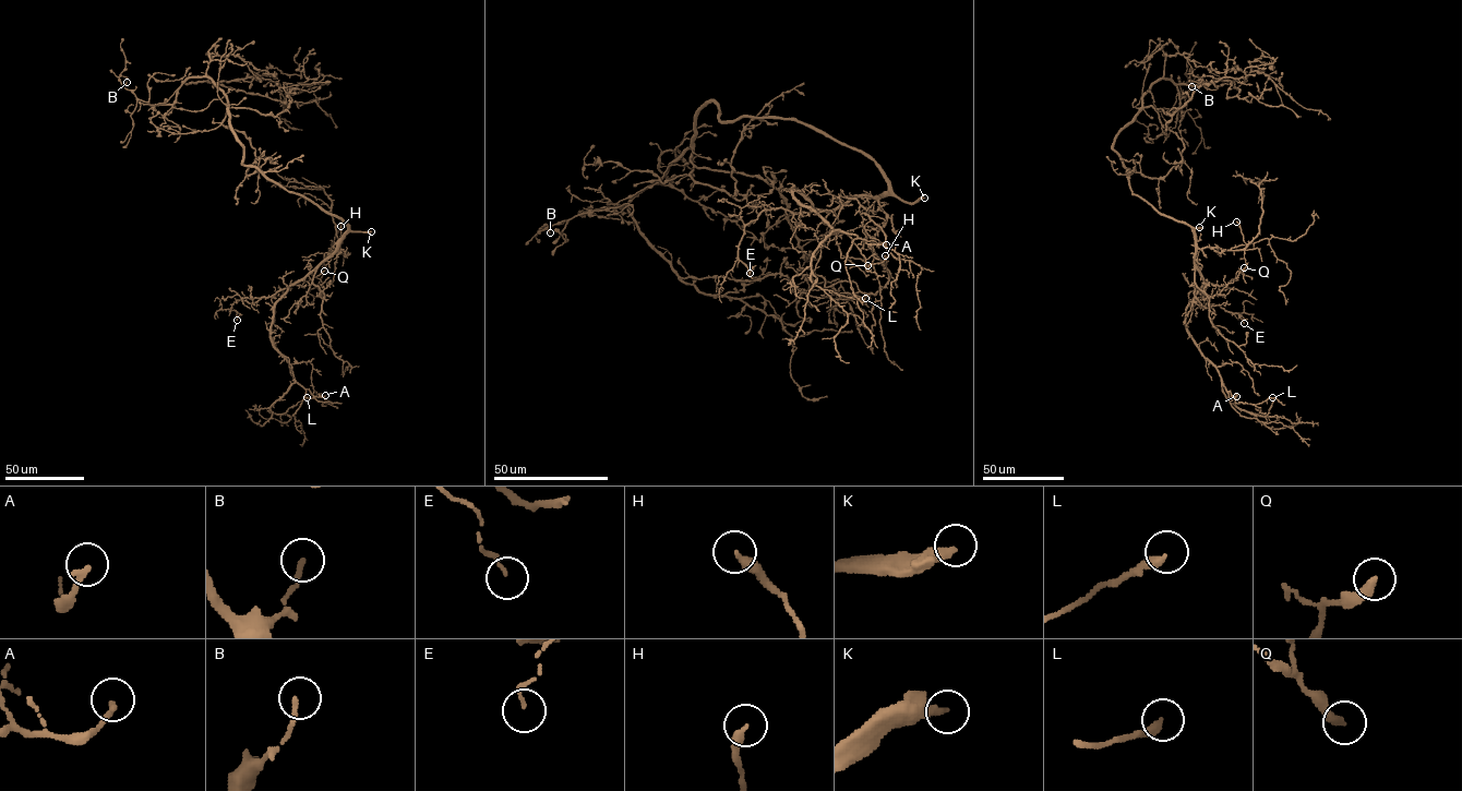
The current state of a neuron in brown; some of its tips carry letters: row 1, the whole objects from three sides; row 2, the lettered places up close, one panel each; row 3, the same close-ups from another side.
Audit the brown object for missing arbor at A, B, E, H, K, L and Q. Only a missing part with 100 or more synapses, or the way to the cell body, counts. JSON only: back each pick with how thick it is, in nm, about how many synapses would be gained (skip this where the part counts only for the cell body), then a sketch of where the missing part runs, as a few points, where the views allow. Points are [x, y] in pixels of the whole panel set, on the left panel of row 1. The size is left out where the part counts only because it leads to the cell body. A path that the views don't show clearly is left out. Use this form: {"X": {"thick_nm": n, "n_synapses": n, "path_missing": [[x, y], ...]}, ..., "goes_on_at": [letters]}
{"K": {"thick_nm": 320, "path_missing": [[371, 231], [388, 223], [419, 224], [442, 218], [459, 203]]}, "goes_on_at": ["K"]}

